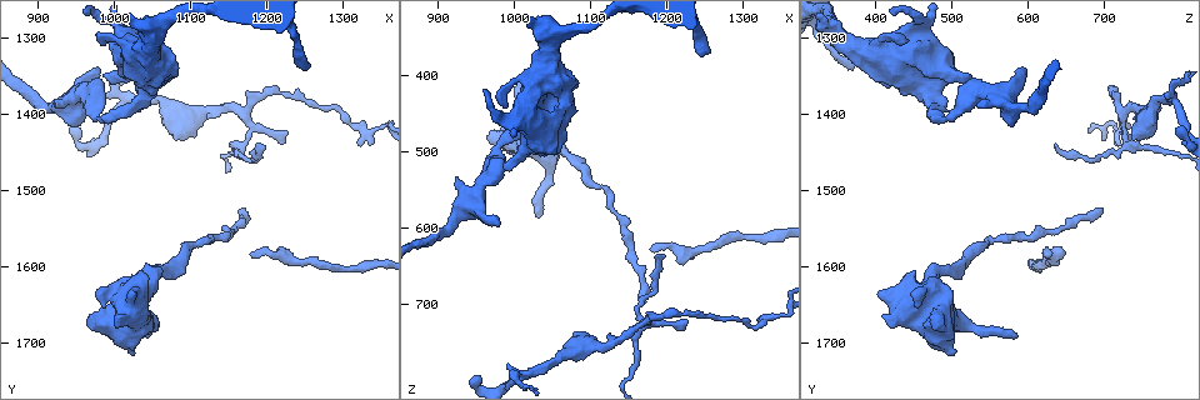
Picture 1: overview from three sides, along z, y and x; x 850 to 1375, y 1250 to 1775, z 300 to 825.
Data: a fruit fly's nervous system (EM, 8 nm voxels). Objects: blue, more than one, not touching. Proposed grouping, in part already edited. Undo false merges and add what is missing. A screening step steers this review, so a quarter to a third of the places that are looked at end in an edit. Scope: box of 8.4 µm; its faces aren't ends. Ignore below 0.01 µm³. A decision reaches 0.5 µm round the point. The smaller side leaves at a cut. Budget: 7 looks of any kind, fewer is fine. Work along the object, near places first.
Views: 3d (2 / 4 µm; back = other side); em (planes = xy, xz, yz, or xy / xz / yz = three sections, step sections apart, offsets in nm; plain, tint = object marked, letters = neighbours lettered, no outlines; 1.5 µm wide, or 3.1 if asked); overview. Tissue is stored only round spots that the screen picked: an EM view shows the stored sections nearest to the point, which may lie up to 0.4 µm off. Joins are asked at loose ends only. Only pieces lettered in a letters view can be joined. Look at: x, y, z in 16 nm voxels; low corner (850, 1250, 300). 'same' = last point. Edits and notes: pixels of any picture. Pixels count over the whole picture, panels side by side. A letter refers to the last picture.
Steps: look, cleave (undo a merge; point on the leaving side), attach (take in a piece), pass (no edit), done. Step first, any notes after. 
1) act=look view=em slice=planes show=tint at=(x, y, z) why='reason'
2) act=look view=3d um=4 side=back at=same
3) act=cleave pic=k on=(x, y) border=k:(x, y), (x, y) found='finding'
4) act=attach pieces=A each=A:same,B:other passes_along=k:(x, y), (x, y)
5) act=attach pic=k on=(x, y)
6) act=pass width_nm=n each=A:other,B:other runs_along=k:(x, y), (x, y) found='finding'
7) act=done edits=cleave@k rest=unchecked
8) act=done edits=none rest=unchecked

act=look view=em slice=planes show=letters at=(1125, 1565, 560) why='a narrow waist'

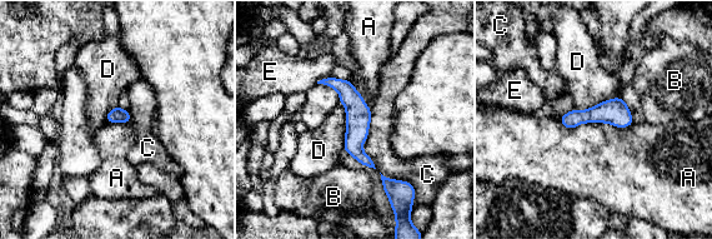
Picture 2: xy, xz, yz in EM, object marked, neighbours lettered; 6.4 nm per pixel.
act=pass each=A:other,B:other,C:other,D:other,E:other border=2:(558, 119), (568, 128), (632, 123) found='all the same neuron'

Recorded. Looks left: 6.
act=look view=em slice=yz step=8 show=tint at=(1165, 1450, 715) why='two arms in line, one across'

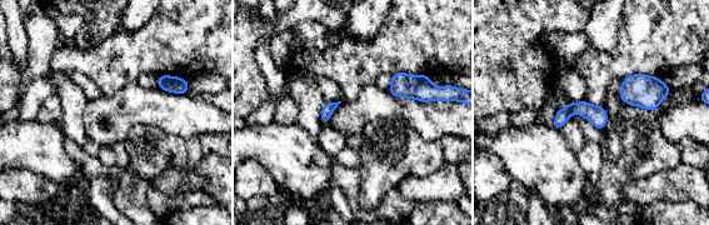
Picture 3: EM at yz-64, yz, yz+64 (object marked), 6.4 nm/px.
act=look view=em slice=planes show=letters at=same

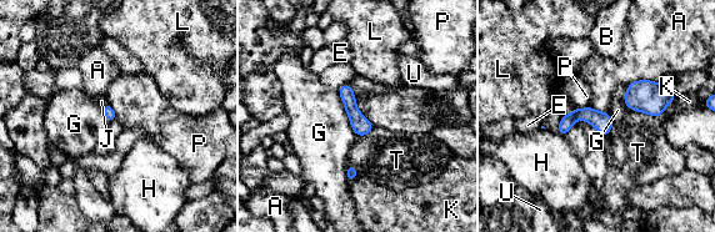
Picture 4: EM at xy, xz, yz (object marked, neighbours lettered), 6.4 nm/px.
act=pass width_nm=70 each=A:other,B:other,E:other,G:other,H:other,J:other,K:other,L:other,P:other,T:other,U:other border=4:(355, 99), (358, 110), (374, 125) found='all the same neuron'

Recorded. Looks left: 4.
act=look view=3d um=2 side=back at=(975, 1405, 495) why='thick turns thin'

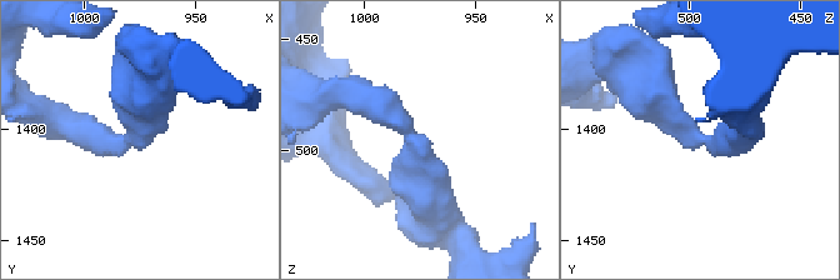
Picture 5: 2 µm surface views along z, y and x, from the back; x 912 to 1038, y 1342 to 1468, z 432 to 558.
act=look view=em slice=planes show=letters at=(978, 1405, 493)

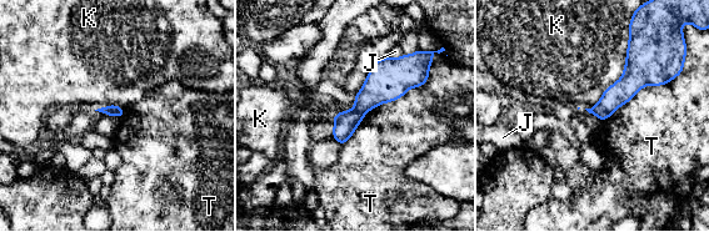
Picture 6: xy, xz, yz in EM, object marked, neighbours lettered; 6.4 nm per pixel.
act=cleave pic=6 on=(345, 122) longest_contact=T:750nm each=J:other,K:other,T:other found='a second neuron is stuck on'

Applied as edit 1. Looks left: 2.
act=done edits=cleave@6 rest=unchecked

